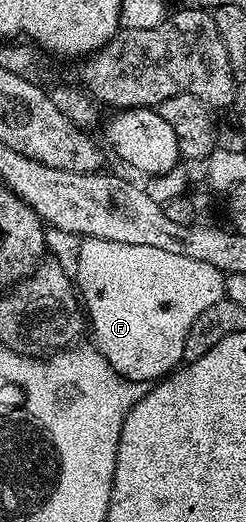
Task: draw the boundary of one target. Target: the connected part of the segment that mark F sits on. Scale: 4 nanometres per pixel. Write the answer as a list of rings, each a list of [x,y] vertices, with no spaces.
[[[88,237],[80,240],[79,258],[73,268],[73,280],[89,322],[89,333],[95,336],[94,348],[126,381],[154,383],[167,376],[183,361],[185,335],[193,327],[193,319],[224,300],[224,274],[209,263],[161,251],[161,247],[141,247],[141,243],[115,243],[109,239]]]

